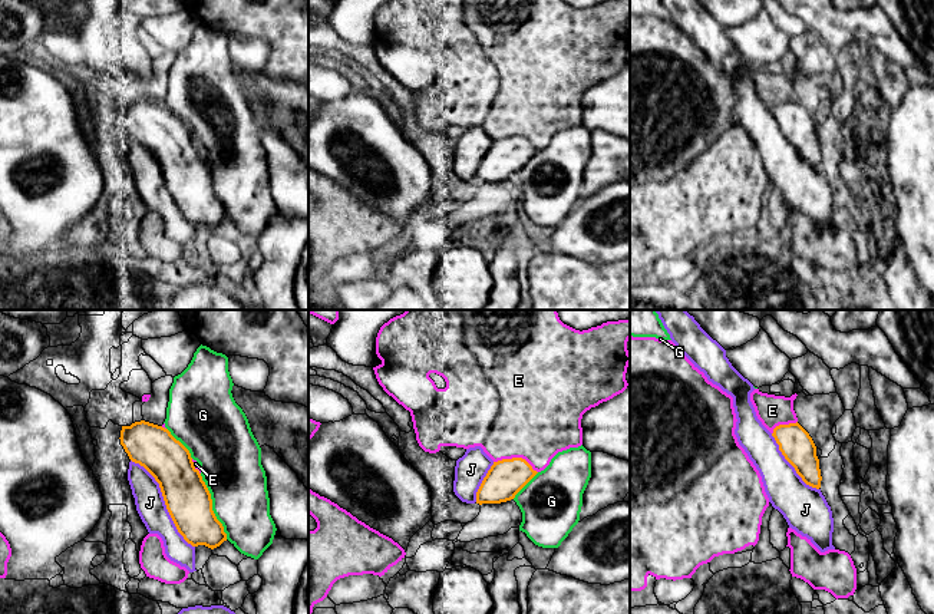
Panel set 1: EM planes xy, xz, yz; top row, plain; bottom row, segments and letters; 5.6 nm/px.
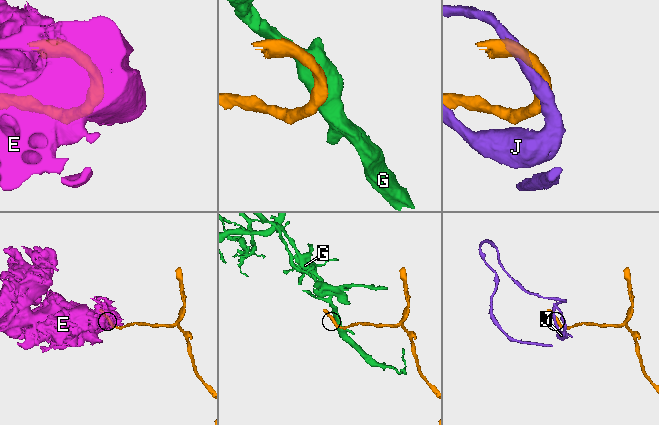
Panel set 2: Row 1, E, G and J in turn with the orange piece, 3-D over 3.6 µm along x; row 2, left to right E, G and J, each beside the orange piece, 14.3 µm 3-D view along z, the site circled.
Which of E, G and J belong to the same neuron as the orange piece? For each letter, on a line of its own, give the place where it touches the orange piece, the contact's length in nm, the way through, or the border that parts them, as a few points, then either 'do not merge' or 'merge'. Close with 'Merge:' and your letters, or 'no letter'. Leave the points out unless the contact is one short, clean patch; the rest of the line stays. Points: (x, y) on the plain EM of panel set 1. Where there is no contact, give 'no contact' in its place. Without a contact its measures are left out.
E: xz (515, 137) | 260 nm | do not merge
G: xy (211, 185) | 400 nm | do not merge
J: xy (165, 181) | 600 nm | merge
Merge: J

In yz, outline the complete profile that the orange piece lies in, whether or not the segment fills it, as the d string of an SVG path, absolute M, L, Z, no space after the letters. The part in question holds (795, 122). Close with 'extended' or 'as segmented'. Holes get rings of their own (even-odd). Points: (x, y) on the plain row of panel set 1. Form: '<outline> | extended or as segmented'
M661 0L677 29L681 30L709 60L733 76L736 92L735 113L762 155L769 181L786 198L789 207L806 215L821 231L832 224L834 197L821 171L821 148L816 125L809 112L796 100L779 103L770 112L758 98L750 80L753 63L745 57L726 36L726 29L713 19L697 0Z | extended

